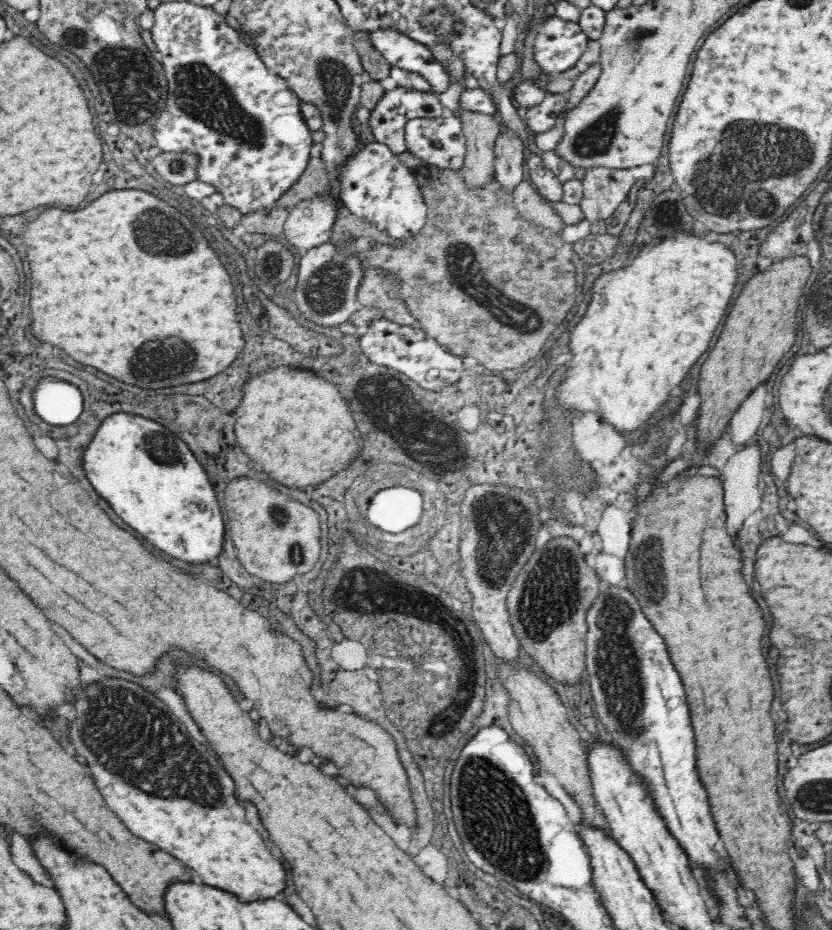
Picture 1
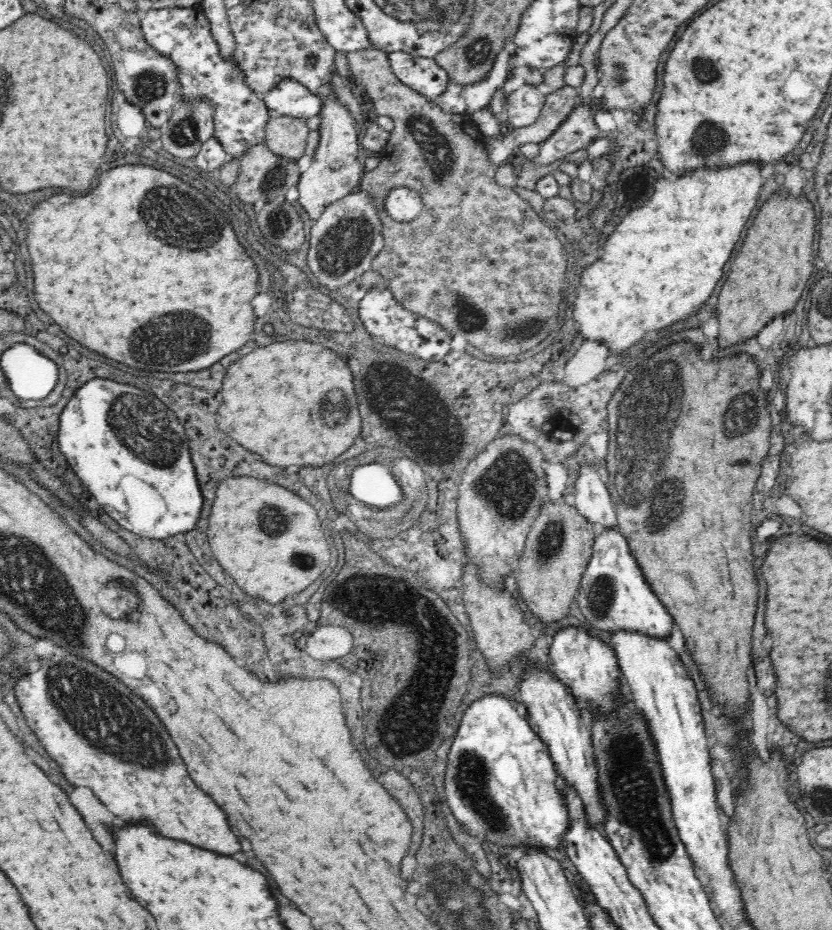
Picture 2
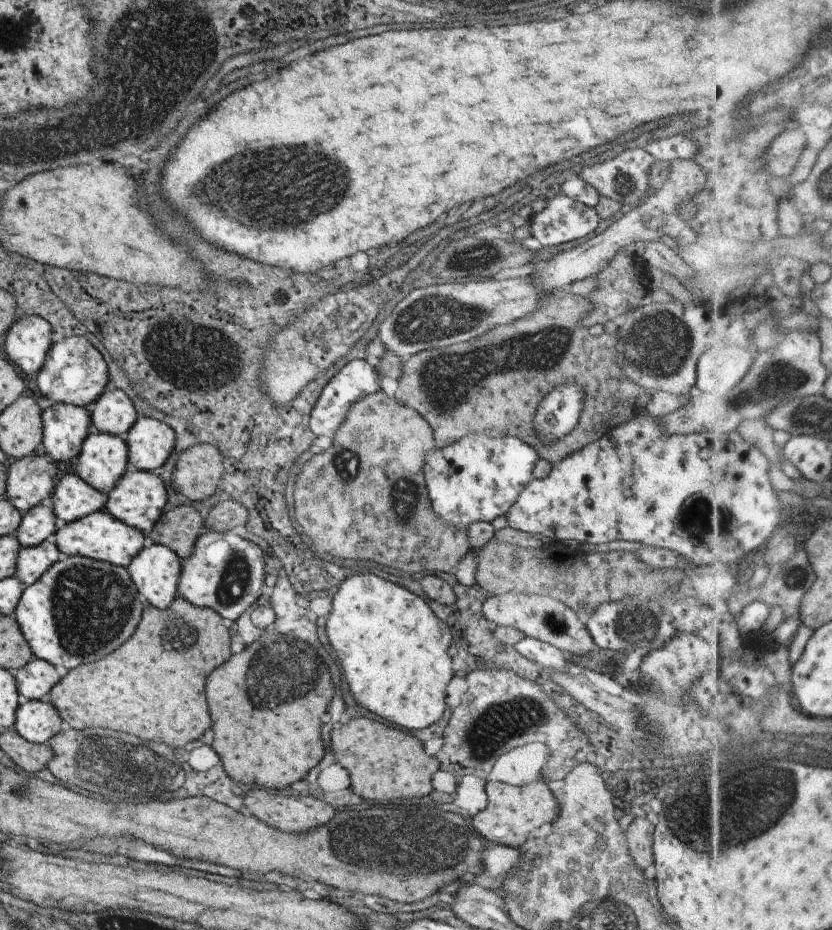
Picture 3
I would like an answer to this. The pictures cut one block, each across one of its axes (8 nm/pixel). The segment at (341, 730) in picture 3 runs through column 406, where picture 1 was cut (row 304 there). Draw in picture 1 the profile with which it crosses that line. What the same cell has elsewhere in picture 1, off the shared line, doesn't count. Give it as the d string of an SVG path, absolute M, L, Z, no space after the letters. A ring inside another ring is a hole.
M796 256L768 266L768 272L756 274L744 284L744 290L740 292L740 298L736 298L714 348L700 368L700 412L696 424L698 449L708 451L715 446L744 398L772 376L776 364L792 348L796 338L794 322L798 300L811 272L808 258Z

